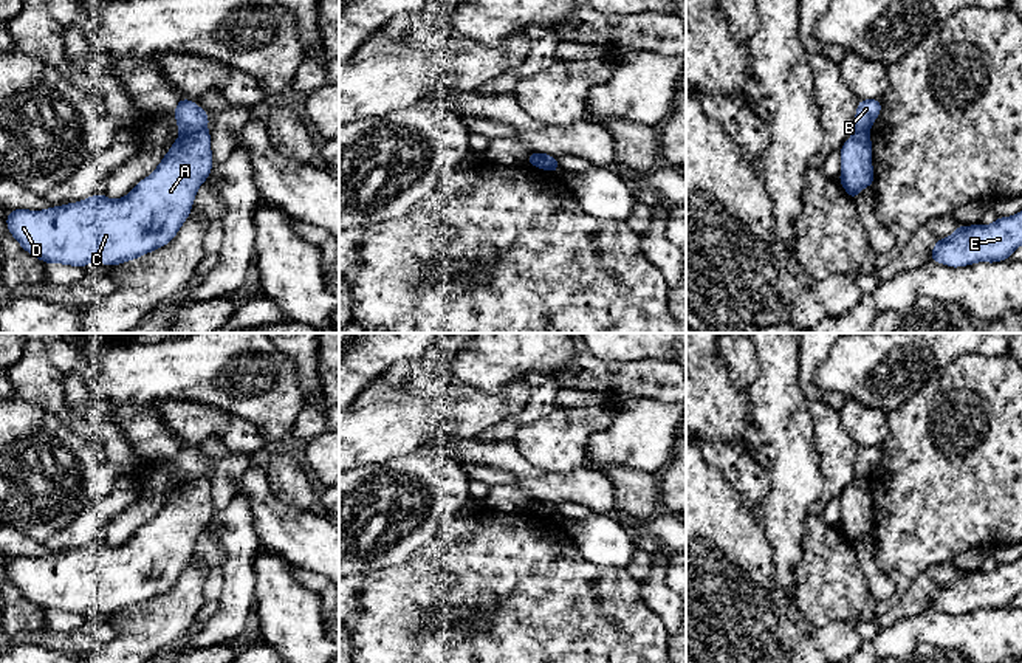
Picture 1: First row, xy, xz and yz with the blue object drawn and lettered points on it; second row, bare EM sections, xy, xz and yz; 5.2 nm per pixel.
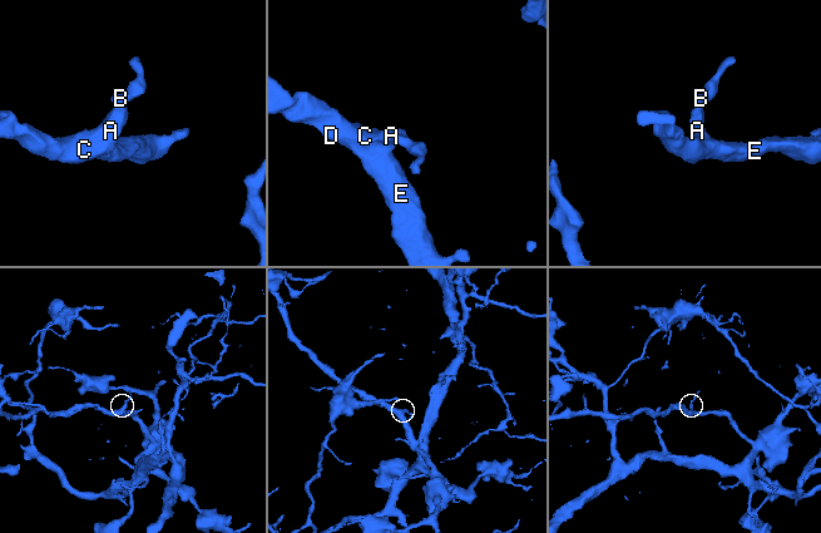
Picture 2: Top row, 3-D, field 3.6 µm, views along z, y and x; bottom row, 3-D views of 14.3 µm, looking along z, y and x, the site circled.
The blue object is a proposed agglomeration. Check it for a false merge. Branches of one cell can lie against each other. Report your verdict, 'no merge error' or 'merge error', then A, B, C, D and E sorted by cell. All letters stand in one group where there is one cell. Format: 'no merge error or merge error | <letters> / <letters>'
merge error | A C D E / B

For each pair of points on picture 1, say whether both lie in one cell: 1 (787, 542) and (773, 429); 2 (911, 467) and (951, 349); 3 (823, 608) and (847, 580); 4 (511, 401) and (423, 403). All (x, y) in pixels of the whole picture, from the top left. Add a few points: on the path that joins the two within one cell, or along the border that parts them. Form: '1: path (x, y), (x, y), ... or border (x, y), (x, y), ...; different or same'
1: path (788, 515), (790, 457); same
2: border (979, 353), (962, 353), (951, 363), (939, 367); different
3: path (826, 601), (841, 586); same
4: path (490, 403), (445, 403); same

